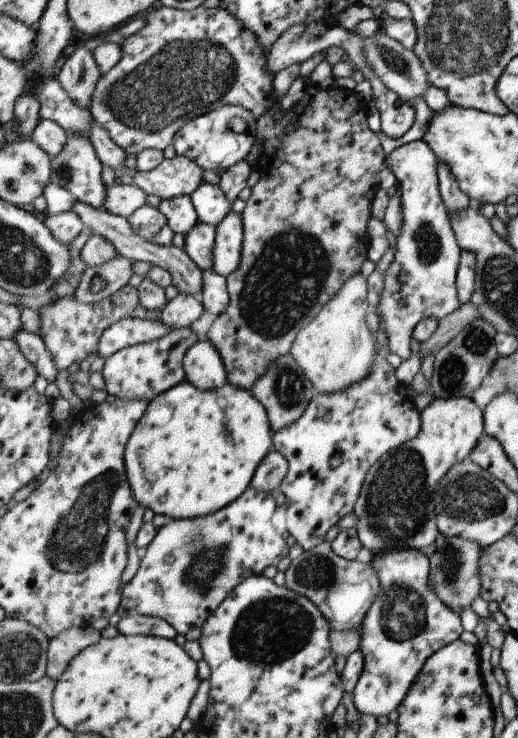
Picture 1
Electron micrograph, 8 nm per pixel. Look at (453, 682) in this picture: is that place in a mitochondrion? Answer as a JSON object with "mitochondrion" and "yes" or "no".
{"mitochondrion":"no"}

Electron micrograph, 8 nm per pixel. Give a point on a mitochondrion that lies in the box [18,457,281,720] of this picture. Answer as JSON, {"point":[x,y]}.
{"point":[76,542]}

